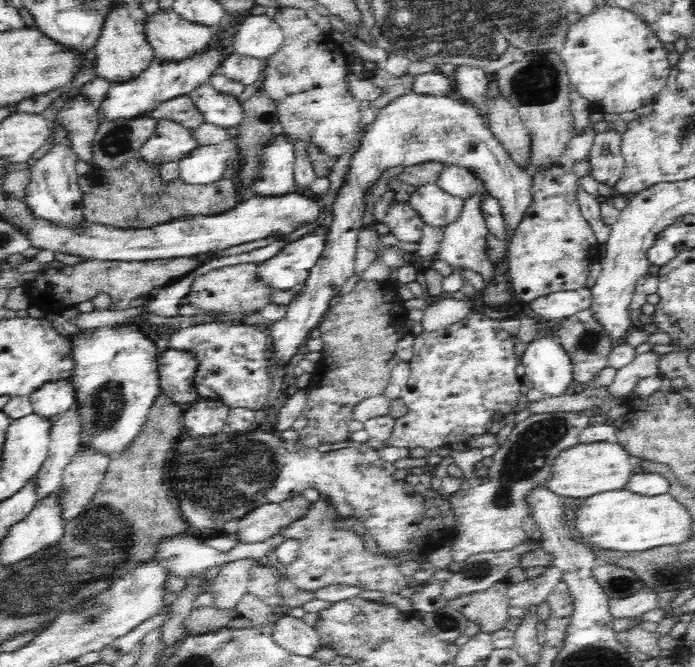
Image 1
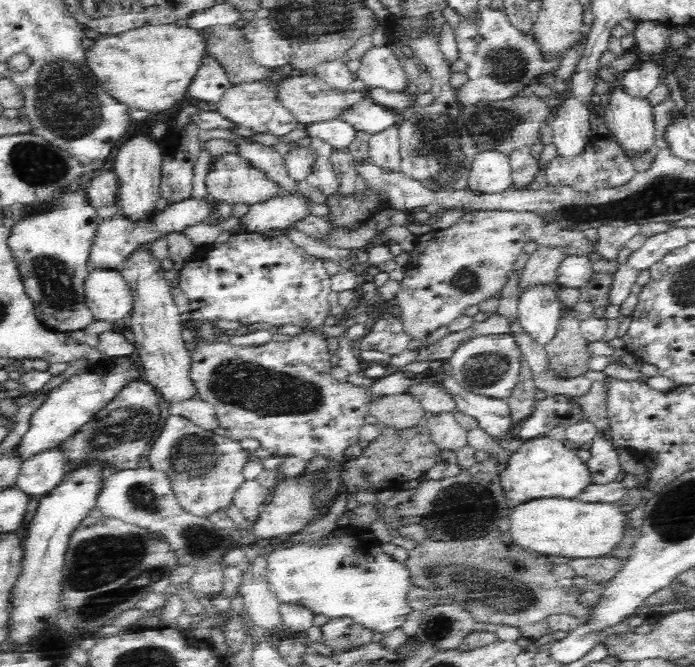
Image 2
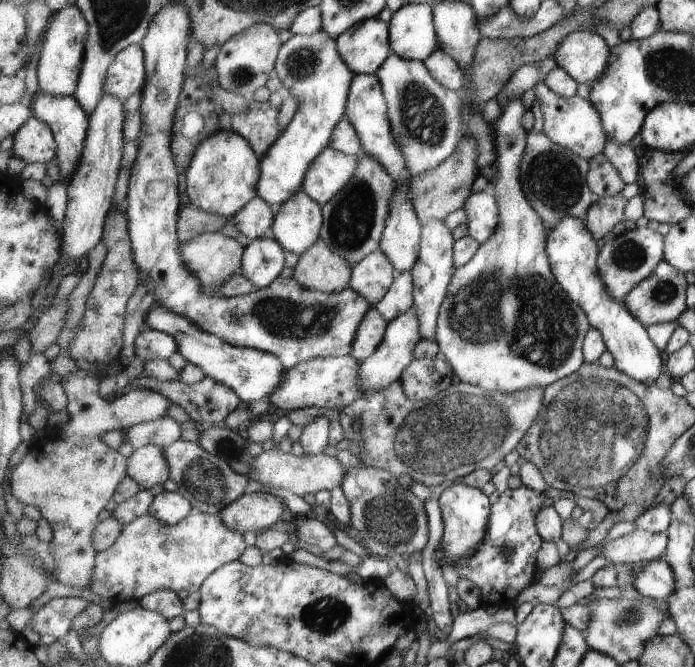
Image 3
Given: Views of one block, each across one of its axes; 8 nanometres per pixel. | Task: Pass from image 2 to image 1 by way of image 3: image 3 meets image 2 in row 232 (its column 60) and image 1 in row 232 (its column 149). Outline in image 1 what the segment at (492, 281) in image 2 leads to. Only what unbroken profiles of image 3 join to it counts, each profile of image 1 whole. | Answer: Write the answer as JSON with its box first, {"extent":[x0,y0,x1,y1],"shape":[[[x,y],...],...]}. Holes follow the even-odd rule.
{"extent":[382,200,425,242],"shape":[[[394,200],[382,219],[389,226],[389,233],[402,242],[419,242],[425,223],[408,201]]]}

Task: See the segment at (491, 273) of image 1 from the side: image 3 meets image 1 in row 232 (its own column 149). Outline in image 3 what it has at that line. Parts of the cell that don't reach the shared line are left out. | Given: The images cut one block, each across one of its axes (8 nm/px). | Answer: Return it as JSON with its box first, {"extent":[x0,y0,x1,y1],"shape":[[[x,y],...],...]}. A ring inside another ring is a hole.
{"extent":[128,444,171,489],"shape":[[[150,444],[135,450],[128,458],[128,475],[143,489],[171,479],[170,464],[163,447]]]}

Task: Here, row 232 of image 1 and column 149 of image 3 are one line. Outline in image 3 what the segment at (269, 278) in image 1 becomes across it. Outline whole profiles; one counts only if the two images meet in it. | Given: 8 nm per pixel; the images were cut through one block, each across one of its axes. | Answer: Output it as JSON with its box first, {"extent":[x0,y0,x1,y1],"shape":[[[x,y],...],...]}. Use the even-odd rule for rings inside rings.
{"extent":[146,303,289,403],"shape":[[[155,303],[147,315],[146,324],[178,340],[178,352],[187,360],[200,366],[207,377],[214,378],[235,389],[241,400],[246,403],[270,397],[283,383],[289,370],[279,355],[256,348],[240,347],[228,343],[222,336],[207,332],[187,315],[179,314],[176,310],[161,303]]]}

